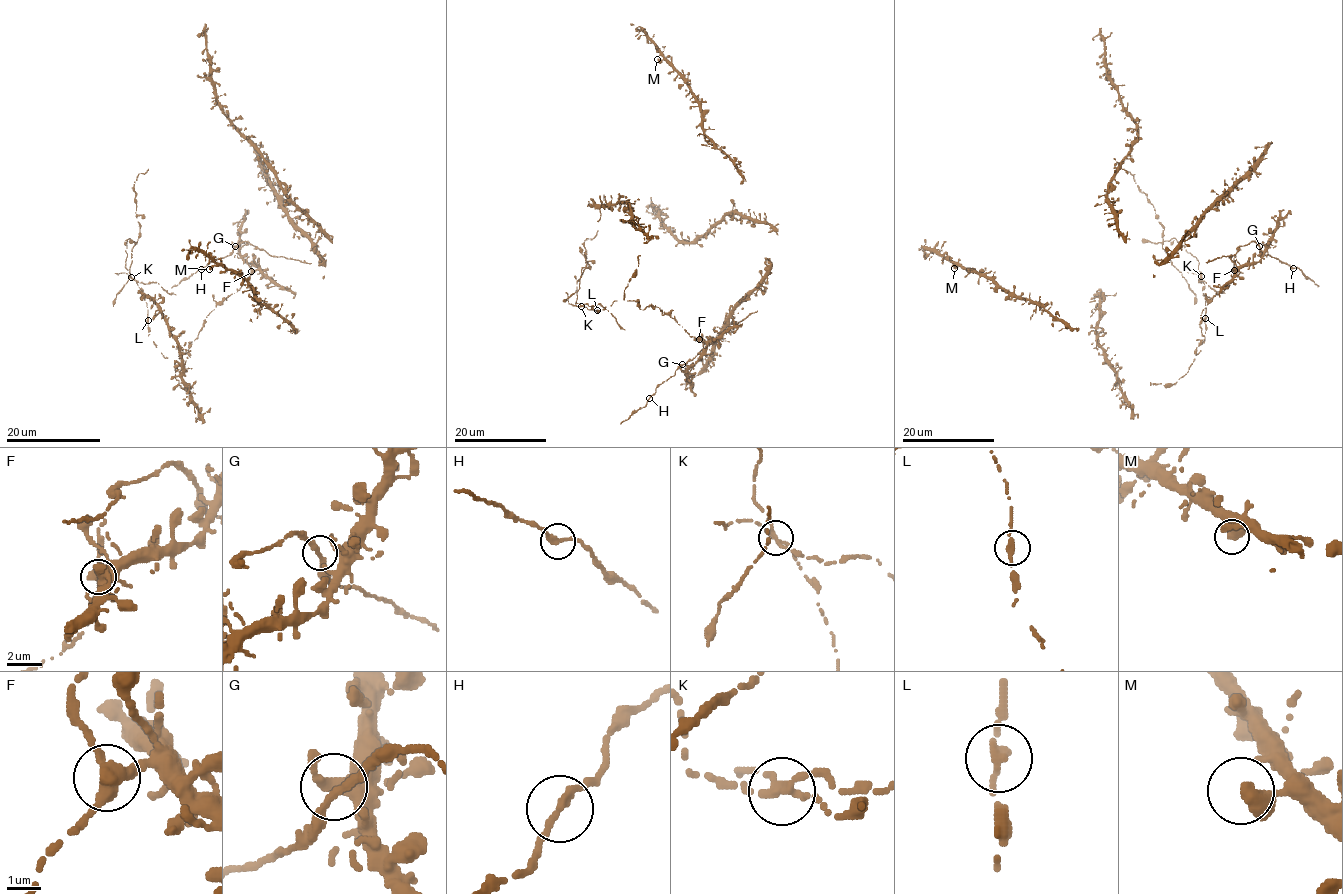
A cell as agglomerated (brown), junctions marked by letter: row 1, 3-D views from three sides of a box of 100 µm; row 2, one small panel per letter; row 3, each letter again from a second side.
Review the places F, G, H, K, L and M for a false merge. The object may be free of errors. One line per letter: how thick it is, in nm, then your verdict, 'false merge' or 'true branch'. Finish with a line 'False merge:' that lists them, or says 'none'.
F: 400 nm | true branch
G: 200 nm | true branch
H: 260 nm | true branch
K: 240 nm | false merge
L: 280 nm | true branch
M: 320 nm | true branch
False merge: K

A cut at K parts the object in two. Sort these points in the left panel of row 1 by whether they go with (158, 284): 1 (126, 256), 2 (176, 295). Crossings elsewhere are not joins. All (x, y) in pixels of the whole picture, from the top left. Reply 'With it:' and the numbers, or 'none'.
With it: 1, 2

